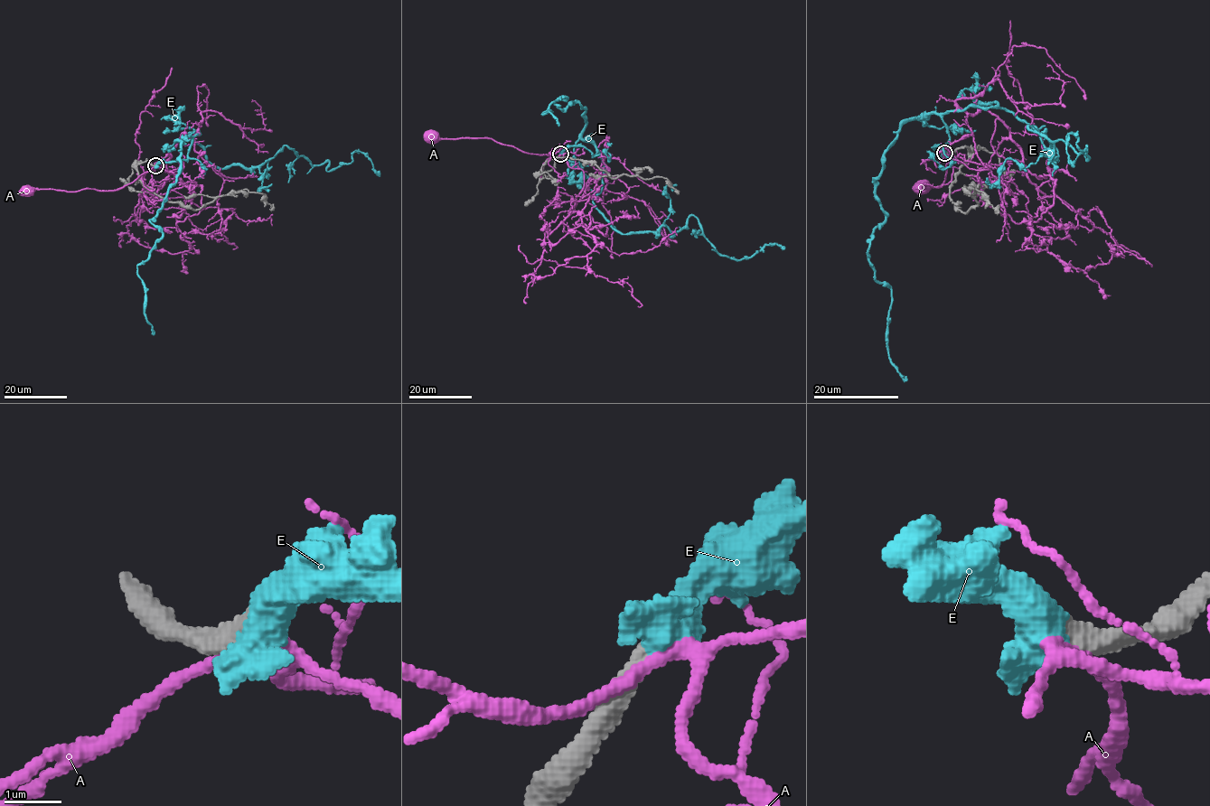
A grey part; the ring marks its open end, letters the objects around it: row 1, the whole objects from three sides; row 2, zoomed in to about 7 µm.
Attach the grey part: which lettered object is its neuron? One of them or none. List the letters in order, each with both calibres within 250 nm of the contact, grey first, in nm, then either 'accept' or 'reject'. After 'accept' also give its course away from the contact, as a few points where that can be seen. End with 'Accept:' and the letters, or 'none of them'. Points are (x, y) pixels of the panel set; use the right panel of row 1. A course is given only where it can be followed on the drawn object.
A: 480 nm thick on the grey side, 220 nm on the other; reject
E: 400 nm thick on the grey side, 550 nm on the other; accept; it runs (944, 152), (942, 116), (1002, 107), (1051, 156), (1028, 126), (1086, 148), (1086, 161), (1075, 134), (1073, 167)
Accept: E

